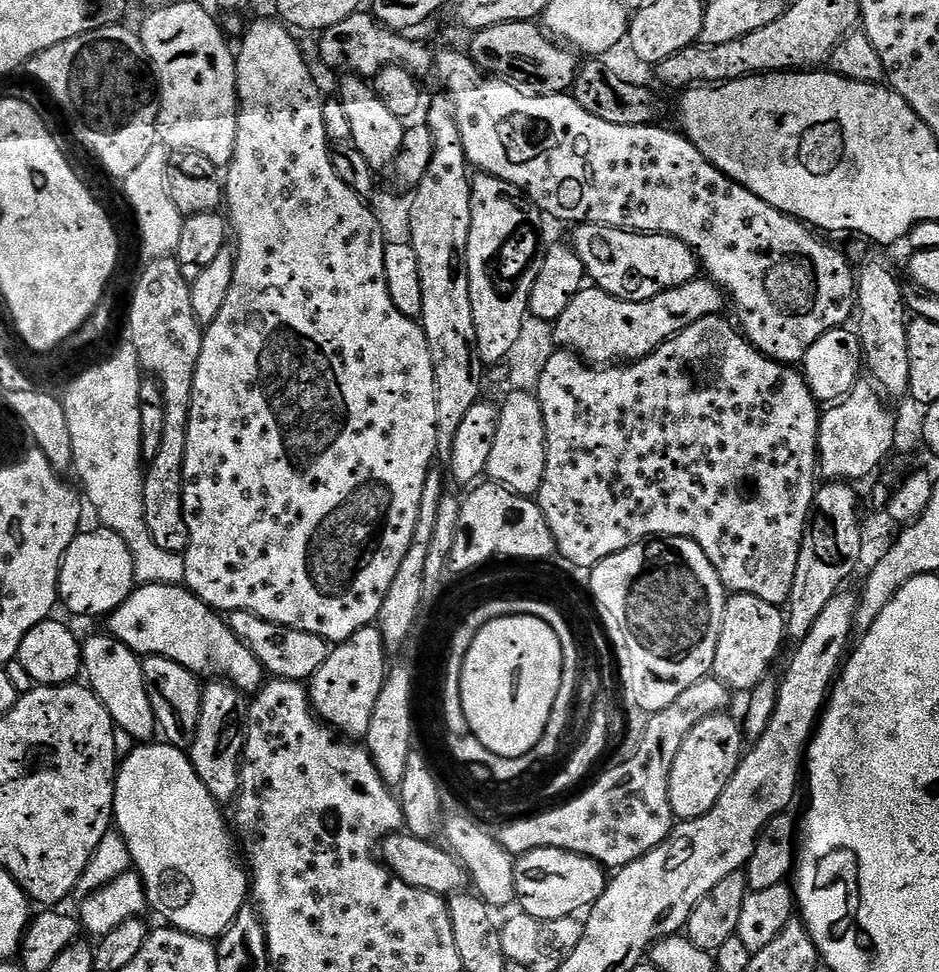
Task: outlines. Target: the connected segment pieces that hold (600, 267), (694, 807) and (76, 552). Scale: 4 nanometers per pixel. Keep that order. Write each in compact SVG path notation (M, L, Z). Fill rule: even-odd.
M578 224L571 229L570 247L582 262L587 279L611 296L642 302L697 279L701 271L690 246L678 238L654 236L647 232L627 232L601 224Z
M717 714L702 718L690 734L678 746L678 758L674 758L674 766L668 779L668 793L672 815L677 821L702 818L722 798L722 790L726 790L726 782L735 774L740 765L740 757L746 748L746 737L741 725L729 714Z
M96 526L93 532L81 530L76 533L74 542L66 550L64 560L60 564L59 603L64 604L68 612L76 616L107 617L126 598L130 598L133 588L137 587L134 574L134 558L130 558L130 546L122 542L114 530Z

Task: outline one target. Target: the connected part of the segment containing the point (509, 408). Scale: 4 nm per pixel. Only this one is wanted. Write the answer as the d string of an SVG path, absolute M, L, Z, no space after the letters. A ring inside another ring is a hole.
M531 391L512 392L499 409L498 438L494 438L494 446L490 449L487 479L519 496L535 497L546 474L546 426L542 406Z

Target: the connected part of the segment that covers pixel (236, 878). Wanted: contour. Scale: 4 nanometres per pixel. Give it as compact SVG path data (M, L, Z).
M144 742L136 746L128 756L123 757L122 763L119 765L116 774L116 793L114 794L114 817L115 831L119 832L124 840L126 847L129 848L129 854L132 856L132 863L135 871L139 873L141 879L144 880L144 889L147 892L147 903L154 906L160 900L160 876L168 879L168 888L172 891L172 900L176 904L180 904L180 912L172 912L168 916L167 923L171 927L177 928L179 932L185 932L191 936L201 936L204 940L215 941L224 935L225 930L235 922L238 914L245 911L246 905L250 900L250 876L246 871L245 865L242 863L241 857L238 855L238 844L234 839L233 833L230 831L230 824L224 821L224 816L220 813L221 805L210 794L210 790L206 790L206 786L202 782L202 778L198 778L198 774L194 770L189 753L183 748L176 748L173 744L167 742Z

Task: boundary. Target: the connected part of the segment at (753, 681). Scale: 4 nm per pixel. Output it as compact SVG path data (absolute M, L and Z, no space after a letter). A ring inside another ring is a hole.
M750 594L729 595L711 675L733 693L751 693L771 673L768 671L783 644L786 644L786 616L777 605L762 602L762 598L754 598Z

